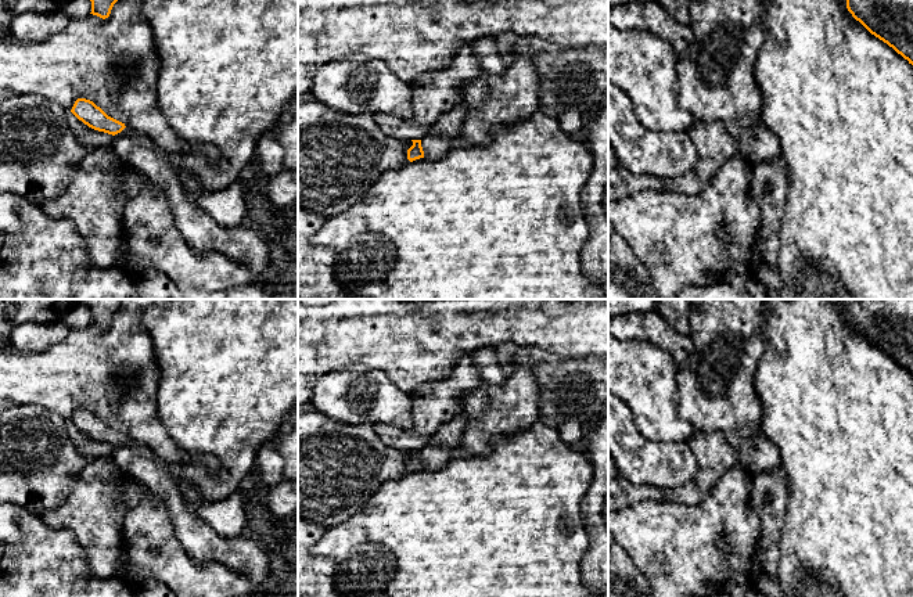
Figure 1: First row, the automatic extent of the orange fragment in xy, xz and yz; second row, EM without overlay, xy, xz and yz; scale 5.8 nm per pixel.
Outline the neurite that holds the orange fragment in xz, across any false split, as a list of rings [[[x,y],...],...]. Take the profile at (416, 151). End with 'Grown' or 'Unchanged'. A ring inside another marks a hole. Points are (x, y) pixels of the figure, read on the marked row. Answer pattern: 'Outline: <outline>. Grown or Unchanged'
Outline: [[[463,104],[457,105],[452,114],[442,114],[420,140],[411,140],[413,145],[407,150],[407,159],[413,162],[420,158],[439,159],[445,157],[460,139],[466,114],[467,108]]]. Grown

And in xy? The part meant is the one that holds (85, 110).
Outline: [[[78,98],[71,112],[89,127],[112,134],[121,161],[163,190],[179,231],[195,252],[219,252],[254,271],[266,269],[269,247],[258,233],[241,224],[227,229],[213,220],[181,183],[176,163],[157,152],[147,134],[108,116],[86,98]]]. Grown

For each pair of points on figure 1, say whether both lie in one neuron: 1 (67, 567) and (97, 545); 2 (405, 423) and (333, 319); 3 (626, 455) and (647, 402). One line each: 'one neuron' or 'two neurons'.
1: two neurons
2: two neurons
3: two neurons

